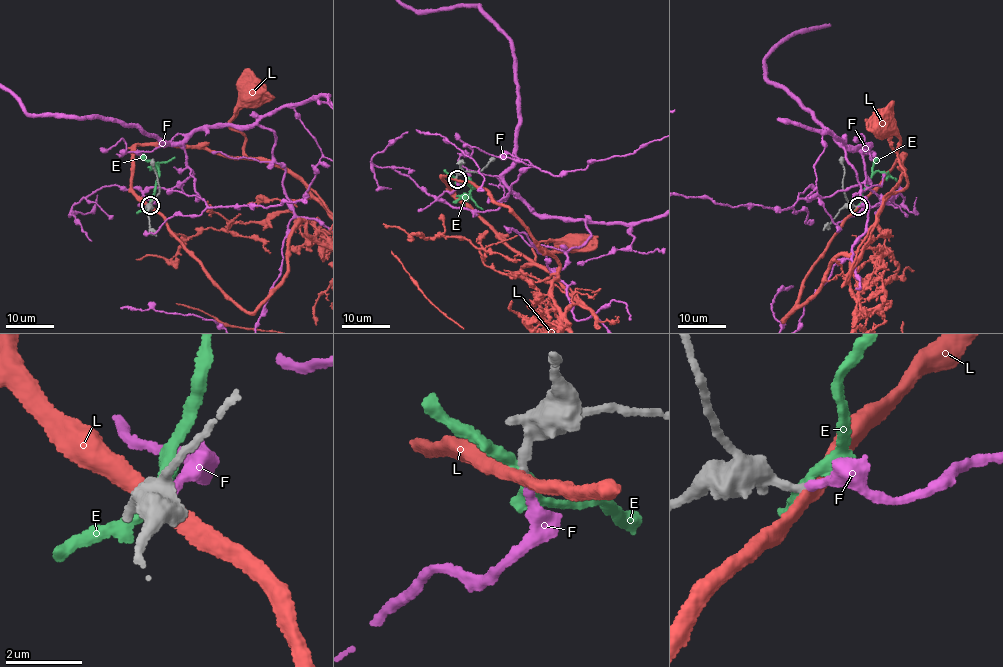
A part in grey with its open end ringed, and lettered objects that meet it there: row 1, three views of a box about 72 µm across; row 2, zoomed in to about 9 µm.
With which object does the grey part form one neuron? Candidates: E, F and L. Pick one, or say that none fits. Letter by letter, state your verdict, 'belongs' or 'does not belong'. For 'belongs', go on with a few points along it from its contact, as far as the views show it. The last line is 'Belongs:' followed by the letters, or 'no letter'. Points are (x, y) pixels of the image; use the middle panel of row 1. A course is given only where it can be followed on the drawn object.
E: does not belong
F: belongs
L: does not belong
Belongs: F

